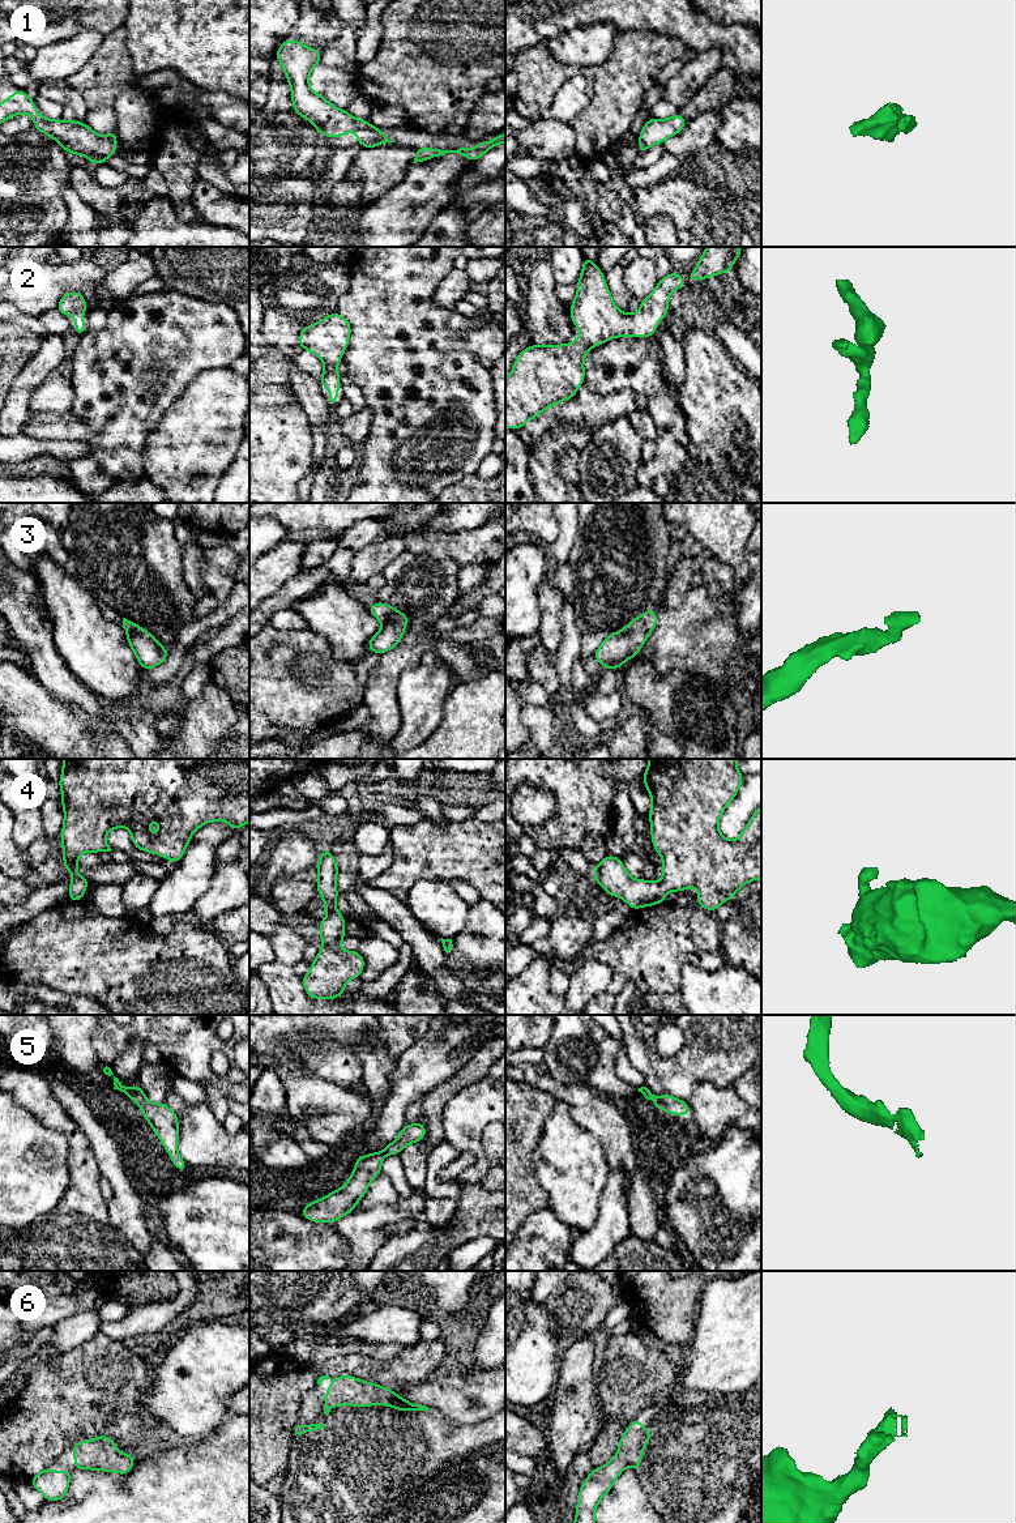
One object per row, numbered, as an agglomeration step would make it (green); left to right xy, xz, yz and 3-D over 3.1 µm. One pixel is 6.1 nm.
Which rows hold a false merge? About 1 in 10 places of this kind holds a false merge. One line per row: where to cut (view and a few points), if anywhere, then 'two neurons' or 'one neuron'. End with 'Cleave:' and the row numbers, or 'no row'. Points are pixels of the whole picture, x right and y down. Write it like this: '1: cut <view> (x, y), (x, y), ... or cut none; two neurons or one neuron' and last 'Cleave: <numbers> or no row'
1: cut none; one neuron
2: cut none; one neuron
3: cut none; one neuron
4: cut none; one neuron
5: cut none; one neuron
6: cut none; one neuron
Cleave: no row

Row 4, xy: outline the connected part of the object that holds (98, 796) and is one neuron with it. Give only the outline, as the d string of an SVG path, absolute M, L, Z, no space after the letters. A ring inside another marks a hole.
M63 759L63 771L57 785L61 789L64 823L61 829L63 862L72 873L68 897L80 903L89 880L77 875L77 858L86 852L111 852L106 833L125 827L131 832L135 848L158 854L175 865L183 858L193 832L205 823L226 822L238 831L249 822L249 759ZM158 820L161 828L150 835L148 826Z

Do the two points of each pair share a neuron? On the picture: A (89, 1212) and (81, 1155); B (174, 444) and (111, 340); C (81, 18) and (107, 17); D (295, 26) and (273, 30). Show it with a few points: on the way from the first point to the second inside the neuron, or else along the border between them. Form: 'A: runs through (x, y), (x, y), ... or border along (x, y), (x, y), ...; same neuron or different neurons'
A: runs through (84, 1198), (84, 1169); same neuron
B: border along (178, 396), (149, 434), (145, 448); different neurons
C: runs through (88, 17), (101, 17); same neuron
D: border along (297, 13), (285, 38); different neurons

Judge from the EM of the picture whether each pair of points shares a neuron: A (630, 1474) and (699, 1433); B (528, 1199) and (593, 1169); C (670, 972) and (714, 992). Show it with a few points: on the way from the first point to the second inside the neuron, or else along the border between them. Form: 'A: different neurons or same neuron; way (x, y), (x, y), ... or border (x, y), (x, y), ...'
A: different neurons; border (627, 1464), (636, 1472), (641, 1488), (649, 1498)
B: different neurons; border (534, 1163), (537, 1182), (546, 1193), (549, 1206)
C: different neurons; border (700, 965), (683, 965), (678, 990)

